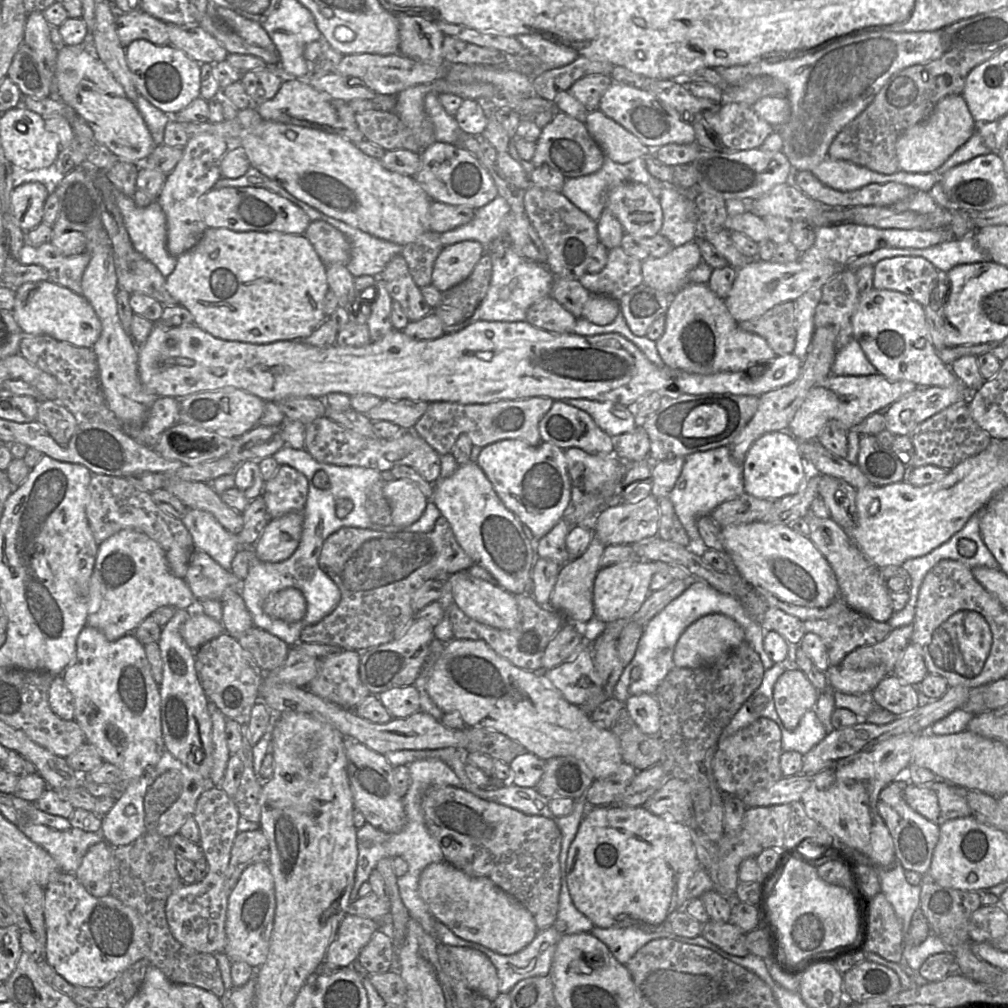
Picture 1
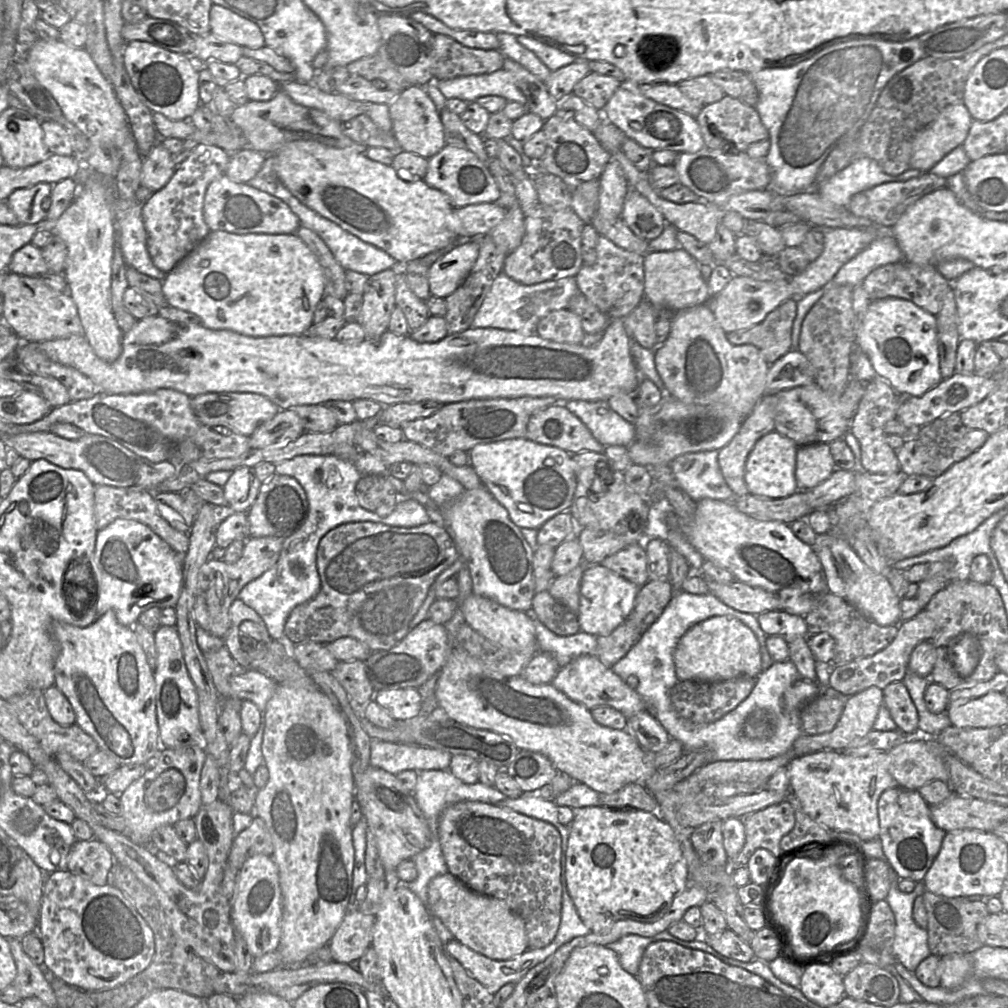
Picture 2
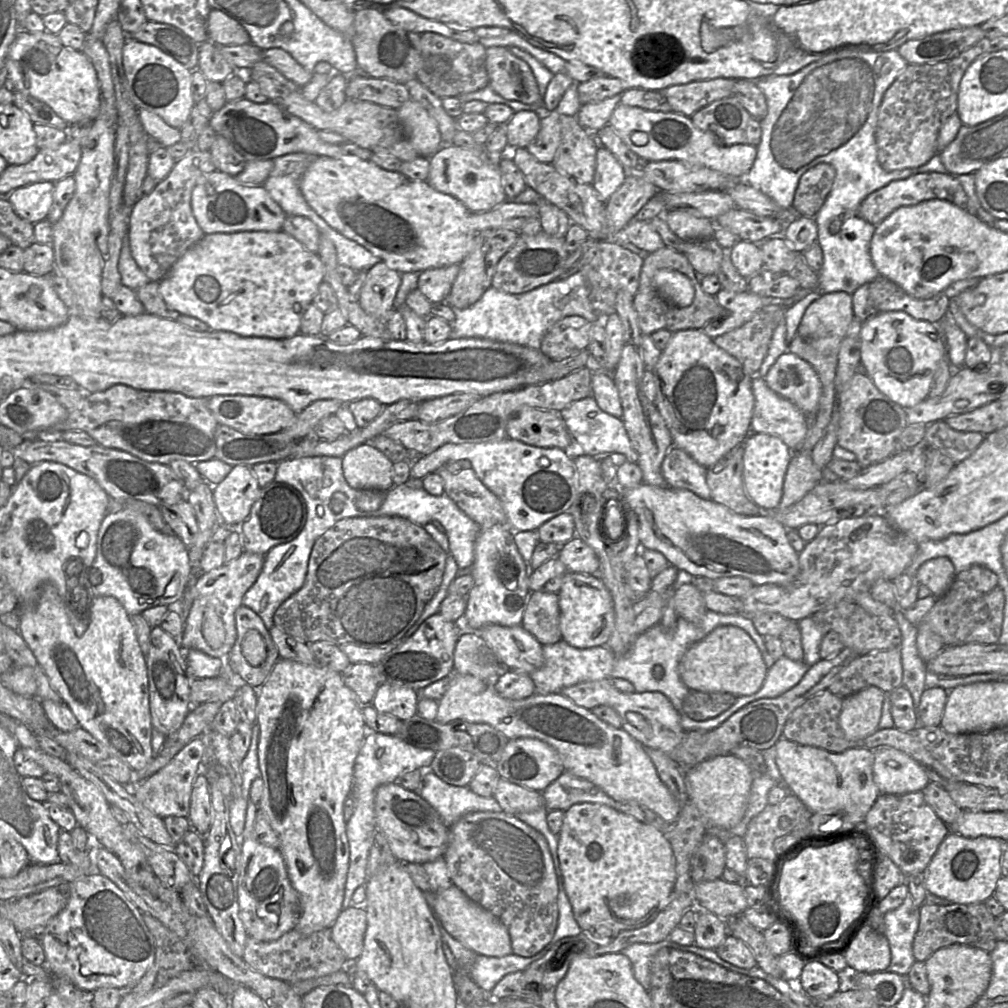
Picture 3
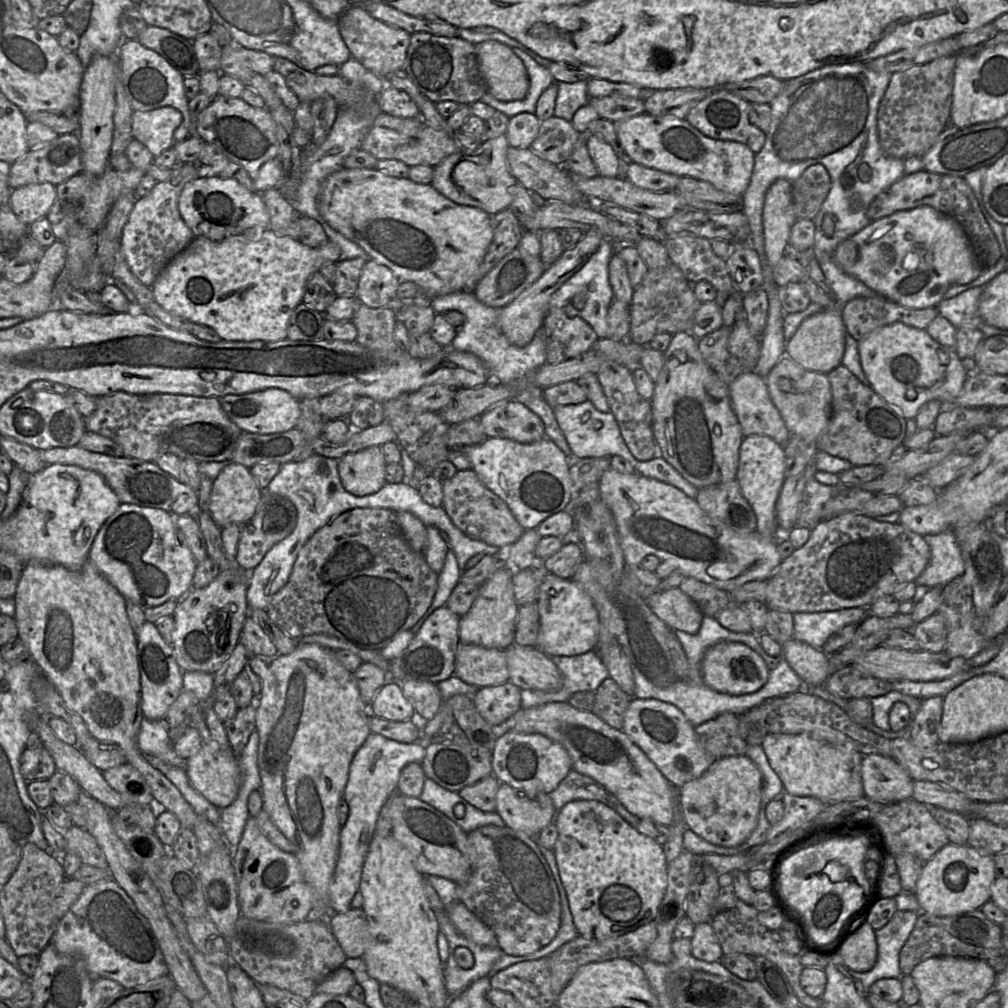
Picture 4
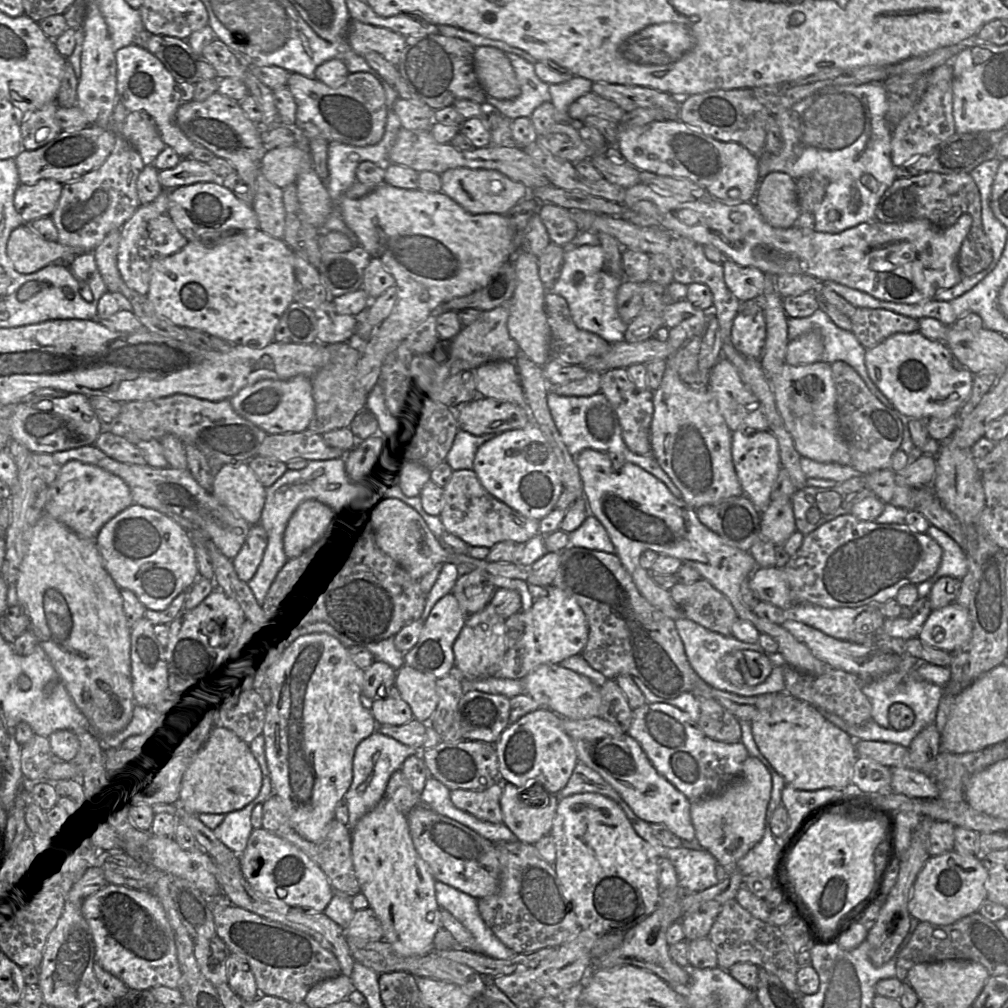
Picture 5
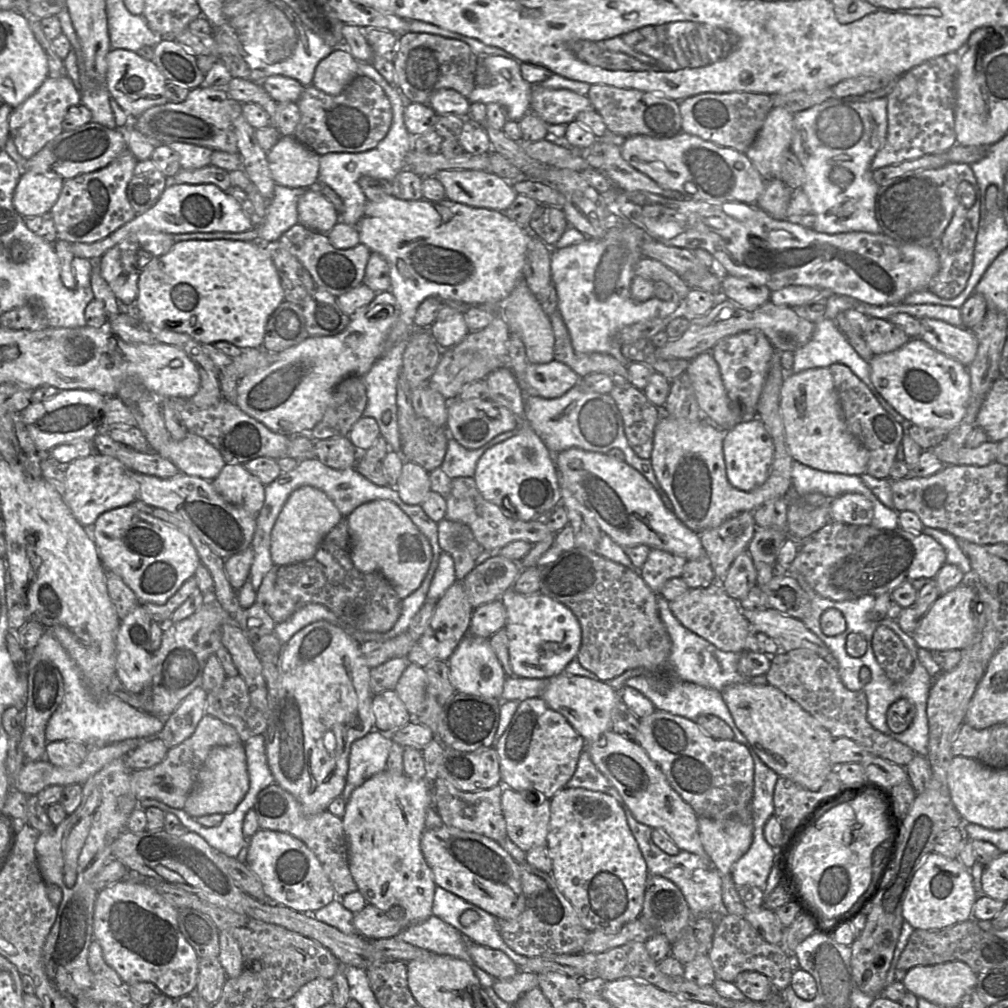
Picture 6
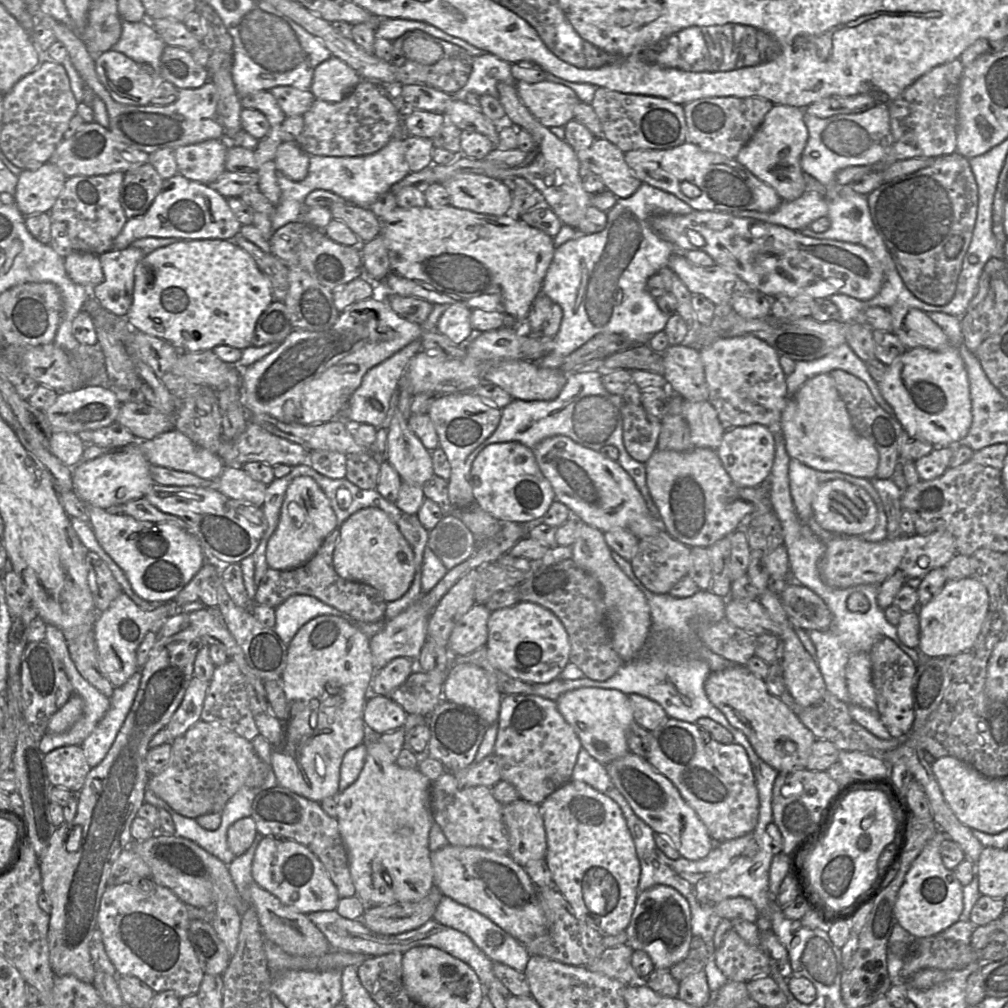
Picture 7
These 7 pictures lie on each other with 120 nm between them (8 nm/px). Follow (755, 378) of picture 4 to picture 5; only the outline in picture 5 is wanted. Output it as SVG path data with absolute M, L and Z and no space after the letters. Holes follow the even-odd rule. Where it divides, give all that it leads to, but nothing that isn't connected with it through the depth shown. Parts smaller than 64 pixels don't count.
M721 357L709 373L708 392L715 398L718 409L731 432L768 431L768 422L758 397L747 387L736 367Z

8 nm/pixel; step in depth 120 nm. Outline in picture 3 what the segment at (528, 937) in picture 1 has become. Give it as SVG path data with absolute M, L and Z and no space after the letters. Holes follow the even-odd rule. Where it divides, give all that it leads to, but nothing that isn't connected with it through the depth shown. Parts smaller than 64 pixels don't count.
M455 885L443 890L436 897L434 915L441 920L445 930L465 947L488 957L504 957L513 953L511 939L506 926L491 912L487 911L465 895Z

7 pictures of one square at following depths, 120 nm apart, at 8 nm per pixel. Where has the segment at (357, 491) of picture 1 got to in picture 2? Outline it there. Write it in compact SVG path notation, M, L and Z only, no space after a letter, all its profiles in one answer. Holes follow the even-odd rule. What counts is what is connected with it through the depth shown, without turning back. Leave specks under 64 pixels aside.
M306 454L275 465L276 474L291 476L301 484L308 501L308 514L303 524L284 539L276 564L246 584L237 598L261 617L272 639L280 640L284 637L285 622L293 608L311 600L320 590L316 553L321 538L328 531L344 523L363 521L415 527L429 522L430 518L425 507L411 497L400 497L392 513L387 516L379 516L361 507L355 488L363 475L350 460L335 455Z

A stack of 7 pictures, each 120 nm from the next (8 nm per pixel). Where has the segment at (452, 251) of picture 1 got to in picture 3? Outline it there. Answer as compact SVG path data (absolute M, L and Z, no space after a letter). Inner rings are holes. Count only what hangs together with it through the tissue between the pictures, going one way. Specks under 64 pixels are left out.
M460 264L427 269L420 273L417 281L417 289L419 289L431 303L443 303L450 294L459 270Z

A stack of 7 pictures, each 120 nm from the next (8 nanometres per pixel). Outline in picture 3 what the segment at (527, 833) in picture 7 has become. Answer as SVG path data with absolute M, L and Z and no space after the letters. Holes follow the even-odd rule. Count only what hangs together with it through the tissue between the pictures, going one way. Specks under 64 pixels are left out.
M503 778L498 782L494 798L503 811L511 815L532 812L544 806L542 792L527 789Z

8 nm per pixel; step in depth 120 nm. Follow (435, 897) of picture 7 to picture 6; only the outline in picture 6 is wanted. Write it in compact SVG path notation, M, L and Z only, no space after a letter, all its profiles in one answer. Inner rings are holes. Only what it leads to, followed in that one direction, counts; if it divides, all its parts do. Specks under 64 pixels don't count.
M368 903L354 914L353 924L357 933L368 940L395 937L410 926L406 913L403 919L394 920L386 912Z

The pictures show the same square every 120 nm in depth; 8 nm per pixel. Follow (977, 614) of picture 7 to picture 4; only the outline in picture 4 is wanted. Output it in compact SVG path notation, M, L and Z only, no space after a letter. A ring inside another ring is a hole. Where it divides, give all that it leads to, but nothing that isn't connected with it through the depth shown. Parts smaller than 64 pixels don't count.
M937 612L916 624L912 633L919 642L920 651L942 652L948 636L946 619Z

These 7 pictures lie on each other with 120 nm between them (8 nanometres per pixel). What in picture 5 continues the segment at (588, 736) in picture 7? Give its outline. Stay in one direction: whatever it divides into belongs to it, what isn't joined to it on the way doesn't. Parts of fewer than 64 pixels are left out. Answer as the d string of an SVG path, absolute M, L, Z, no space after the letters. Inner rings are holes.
M541 664L522 679L526 694L562 718L580 720L599 716L600 687L582 674L558 664Z

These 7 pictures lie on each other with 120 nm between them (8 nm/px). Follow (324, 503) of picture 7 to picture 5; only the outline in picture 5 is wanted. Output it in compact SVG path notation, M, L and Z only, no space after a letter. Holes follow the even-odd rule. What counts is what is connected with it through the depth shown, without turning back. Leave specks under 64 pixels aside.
M307 500L295 510L284 532L284 552L288 560L318 544L328 533L337 514L317 500Z

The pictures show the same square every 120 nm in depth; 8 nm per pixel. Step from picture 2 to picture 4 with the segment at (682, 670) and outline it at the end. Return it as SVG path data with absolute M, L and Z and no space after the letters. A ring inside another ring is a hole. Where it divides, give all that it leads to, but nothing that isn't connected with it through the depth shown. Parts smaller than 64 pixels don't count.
M719 642L705 652L701 663L703 682L708 687L730 695L750 694L762 688L769 677L769 668L753 649L740 642Z

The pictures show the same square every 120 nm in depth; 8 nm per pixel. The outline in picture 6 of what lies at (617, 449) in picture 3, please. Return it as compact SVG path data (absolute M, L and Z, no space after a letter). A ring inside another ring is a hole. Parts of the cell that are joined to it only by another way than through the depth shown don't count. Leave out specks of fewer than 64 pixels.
M577 384L558 398L525 396L524 411L530 427L553 454L574 447L605 454L613 448L620 449L625 455L624 461L652 484L665 507L672 510L671 500L658 483L653 469L645 467L644 459L630 447L624 432L621 413L610 394L585 391Z

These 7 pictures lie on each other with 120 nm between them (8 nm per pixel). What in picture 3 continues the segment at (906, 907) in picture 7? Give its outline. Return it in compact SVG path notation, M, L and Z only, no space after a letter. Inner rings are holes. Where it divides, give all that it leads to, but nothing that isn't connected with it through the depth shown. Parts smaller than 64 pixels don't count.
M950 832L924 871L926 890L954 904L984 903L993 896L997 881L1002 877L1000 860L1003 850L1004 842L997 838L966 838Z

